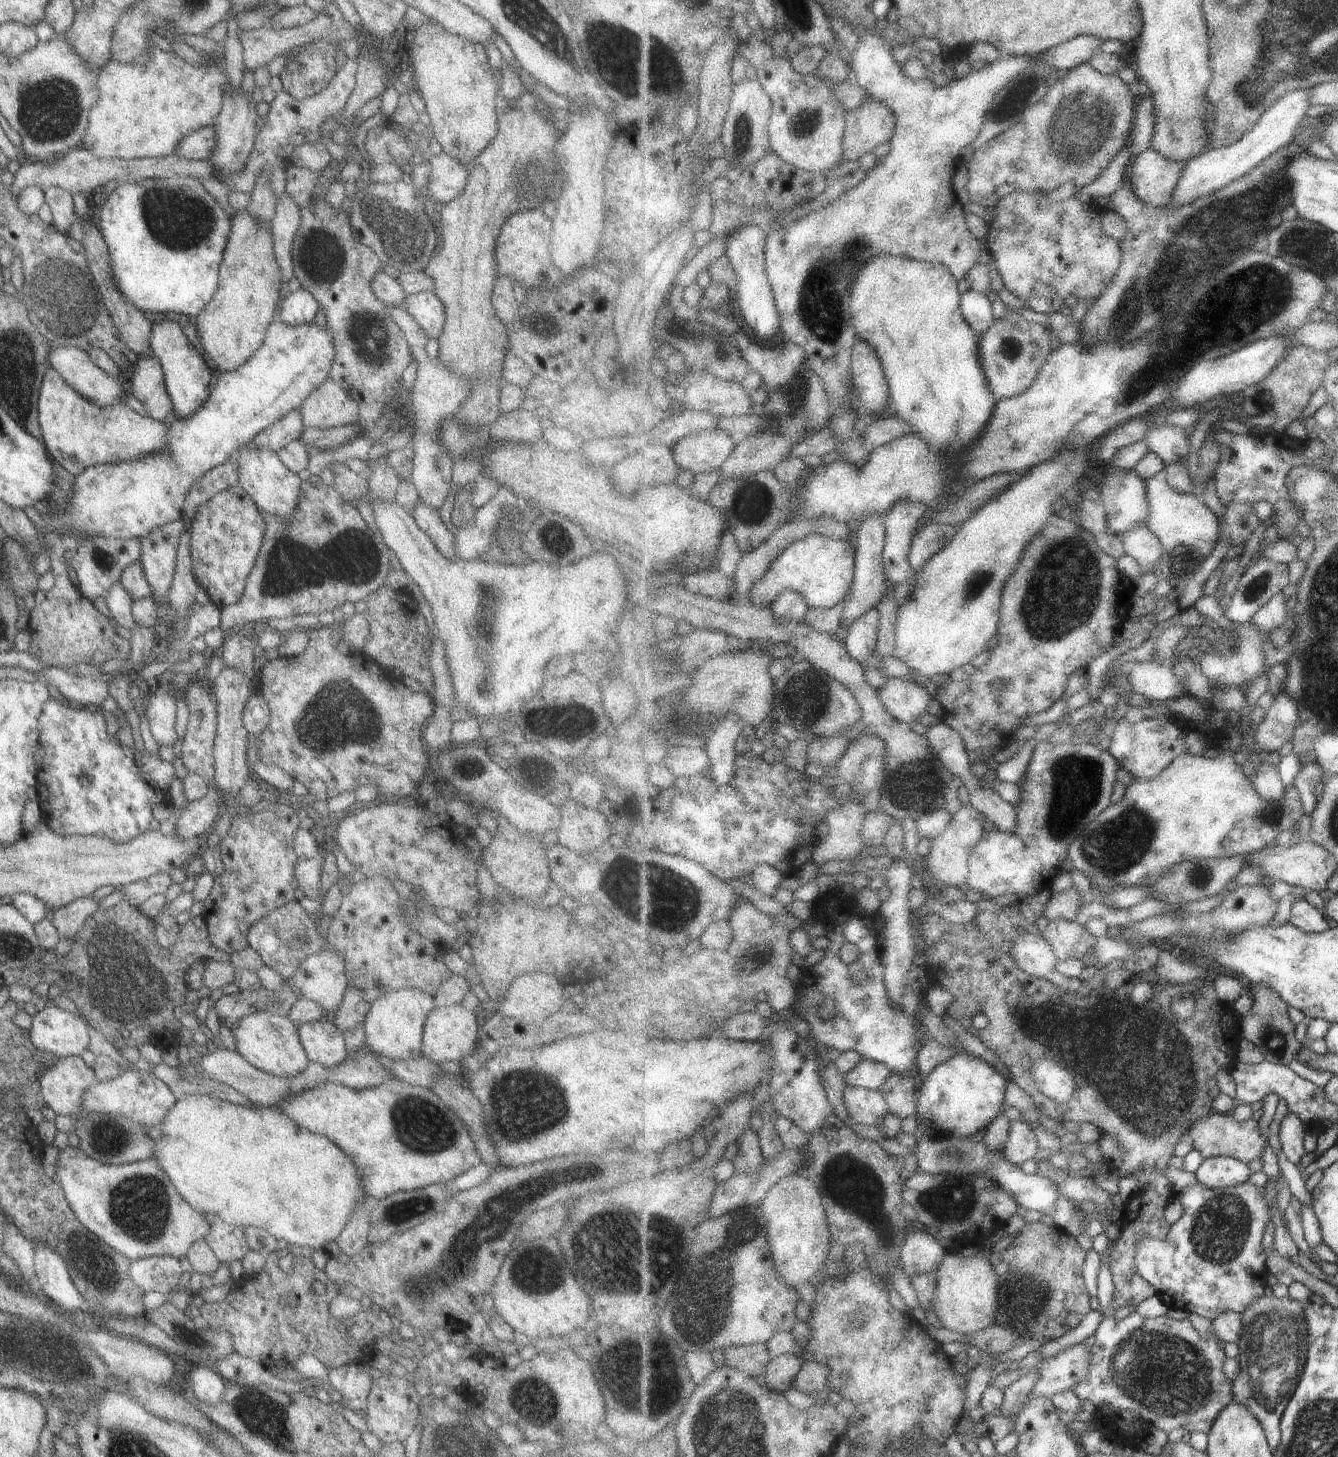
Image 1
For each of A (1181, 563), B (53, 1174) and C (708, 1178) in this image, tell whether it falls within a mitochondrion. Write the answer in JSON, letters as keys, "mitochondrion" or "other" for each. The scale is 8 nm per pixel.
{"A":"mitochondrion","B":"other","C":"other"}

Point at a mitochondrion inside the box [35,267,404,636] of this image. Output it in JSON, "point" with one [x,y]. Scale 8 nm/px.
{"point":[286,563]}

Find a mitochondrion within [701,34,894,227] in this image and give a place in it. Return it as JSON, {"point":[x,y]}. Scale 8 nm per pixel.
{"point":[801,122]}

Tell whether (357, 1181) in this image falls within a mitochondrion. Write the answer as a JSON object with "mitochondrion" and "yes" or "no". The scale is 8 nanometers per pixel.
{"mitochondrion":"no"}

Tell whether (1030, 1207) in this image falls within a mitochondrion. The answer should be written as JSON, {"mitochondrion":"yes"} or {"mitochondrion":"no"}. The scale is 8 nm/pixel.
{"mitochondrion":"no"}

